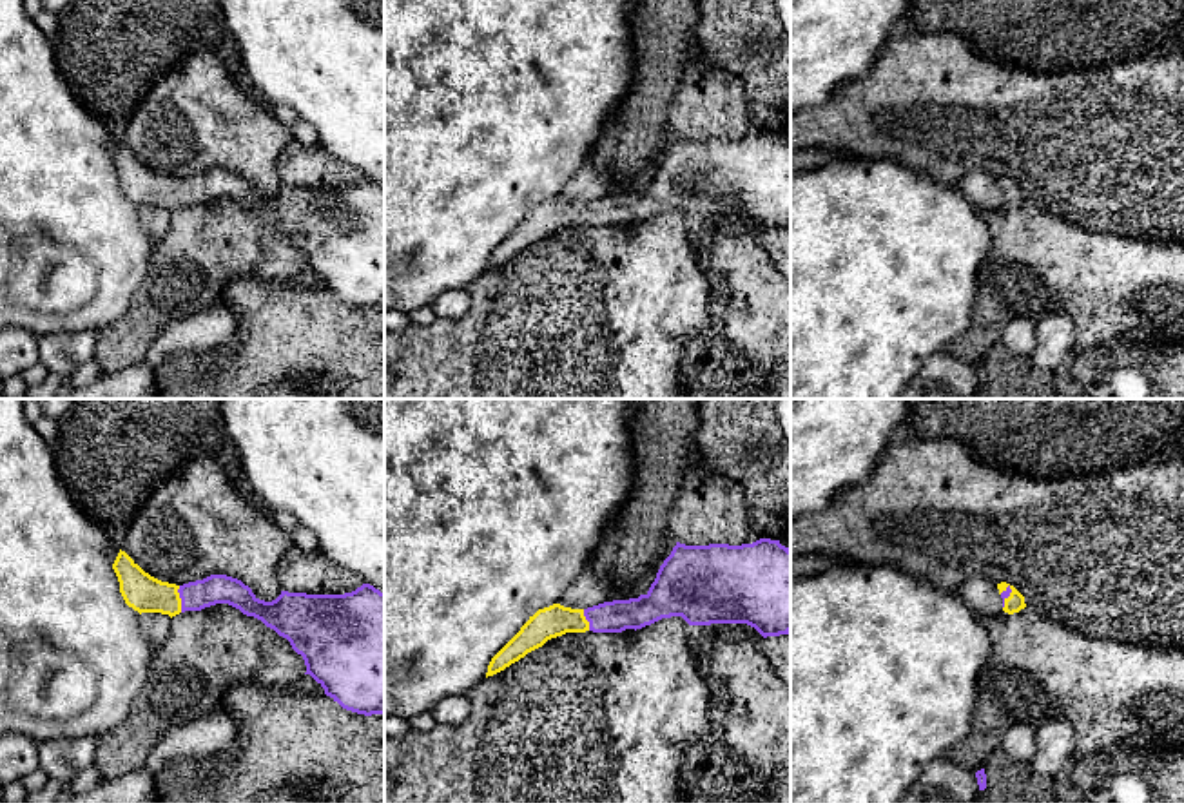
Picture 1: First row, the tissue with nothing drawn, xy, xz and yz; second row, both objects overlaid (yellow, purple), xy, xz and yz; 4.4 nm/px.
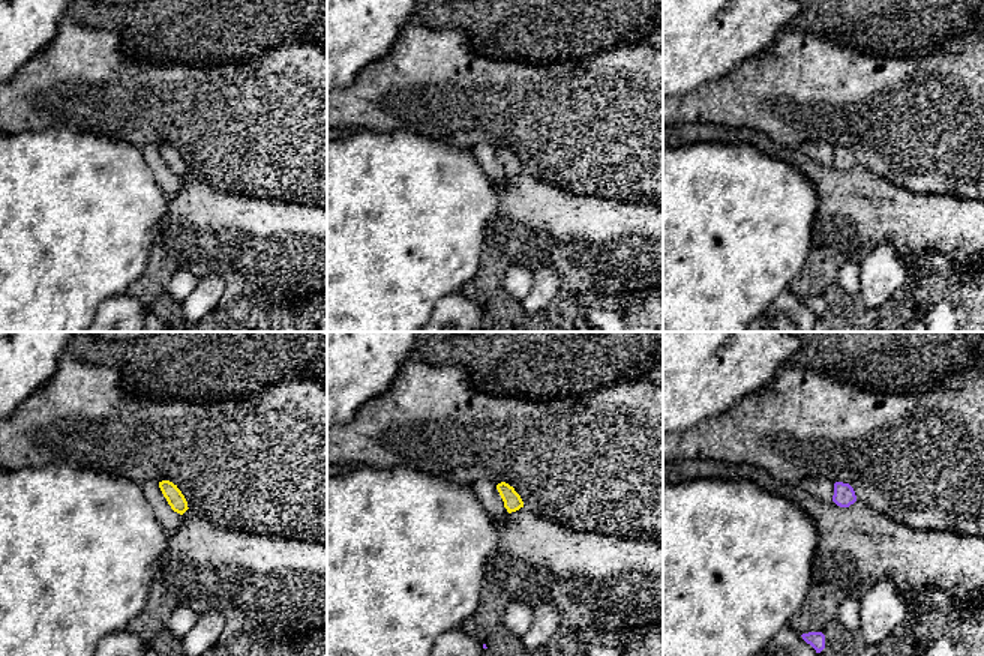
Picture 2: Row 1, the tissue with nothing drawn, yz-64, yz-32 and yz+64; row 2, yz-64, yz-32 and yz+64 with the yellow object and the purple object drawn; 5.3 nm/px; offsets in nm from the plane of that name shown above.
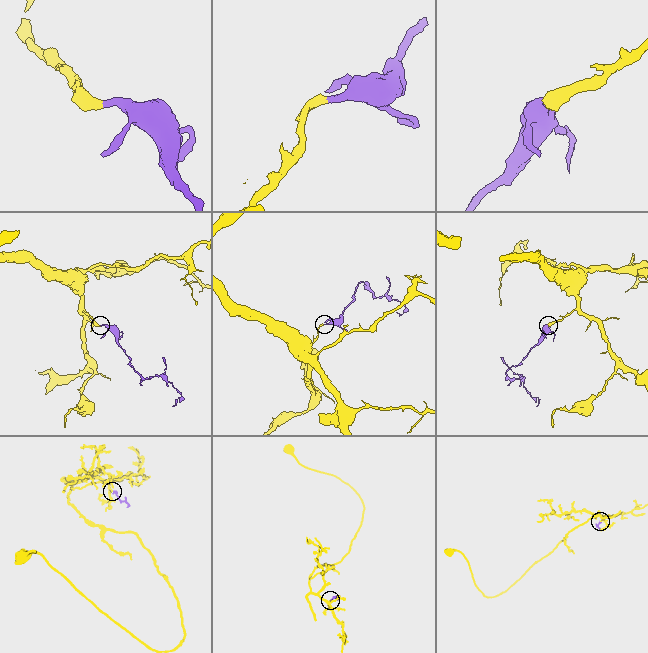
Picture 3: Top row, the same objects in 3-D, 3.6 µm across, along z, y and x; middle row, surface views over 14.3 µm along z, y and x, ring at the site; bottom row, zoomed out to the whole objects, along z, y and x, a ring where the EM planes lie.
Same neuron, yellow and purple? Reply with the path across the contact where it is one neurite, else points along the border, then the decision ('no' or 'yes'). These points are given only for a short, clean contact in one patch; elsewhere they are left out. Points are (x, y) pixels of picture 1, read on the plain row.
across xy (144, 187), (180, 193), (213, 183) | yes

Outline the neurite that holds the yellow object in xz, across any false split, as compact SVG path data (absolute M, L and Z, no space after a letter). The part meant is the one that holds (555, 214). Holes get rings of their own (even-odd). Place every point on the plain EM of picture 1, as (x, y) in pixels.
M760 132L752 138L685 140L676 136L660 160L645 189L629 194L604 196L587 203L560 198L539 203L520 225L491 252L488 270L493 270L548 234L566 227L622 227L642 223L662 212L682 210L689 219L747 218L763 232L791 227L791 143L780 134Z

